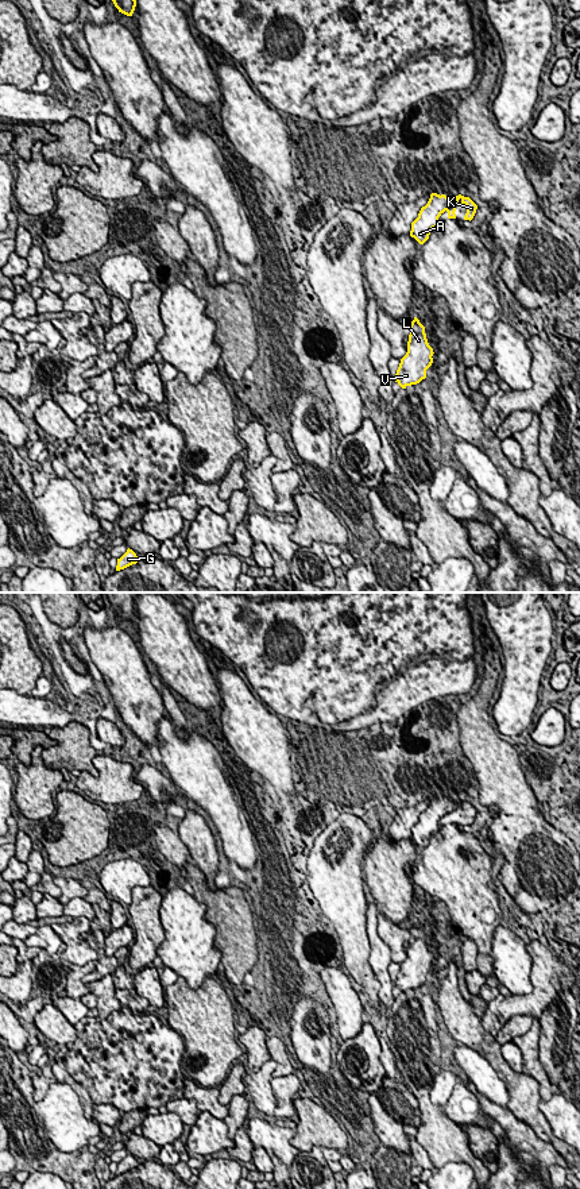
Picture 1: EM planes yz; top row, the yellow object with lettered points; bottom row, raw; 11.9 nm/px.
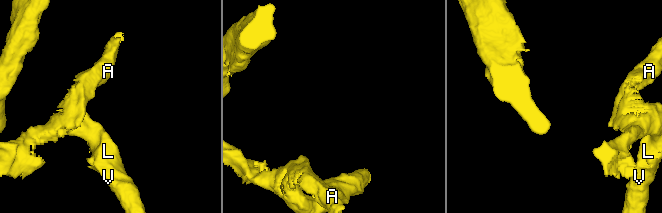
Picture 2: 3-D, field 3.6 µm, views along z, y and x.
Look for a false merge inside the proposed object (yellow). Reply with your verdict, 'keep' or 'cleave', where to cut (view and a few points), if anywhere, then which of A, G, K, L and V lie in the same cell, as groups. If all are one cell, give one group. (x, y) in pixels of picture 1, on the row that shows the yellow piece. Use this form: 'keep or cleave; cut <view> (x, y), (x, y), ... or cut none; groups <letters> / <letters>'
cleave; cut yz (452, 205), (445, 209); groups A G L V / K

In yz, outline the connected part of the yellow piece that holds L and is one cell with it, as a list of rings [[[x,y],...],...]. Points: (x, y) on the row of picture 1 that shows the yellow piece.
[[[417,317],[409,325],[407,352],[401,359],[394,381],[402,387],[417,385],[426,378],[426,370],[433,363],[433,348],[429,345],[425,327]]]

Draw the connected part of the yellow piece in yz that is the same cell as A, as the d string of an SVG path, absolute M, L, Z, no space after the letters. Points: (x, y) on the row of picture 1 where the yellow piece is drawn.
M432 193L428 204L421 208L418 217L411 223L410 236L419 244L424 244L433 228L438 225L438 217L453 204L457 204L464 196L452 196Z

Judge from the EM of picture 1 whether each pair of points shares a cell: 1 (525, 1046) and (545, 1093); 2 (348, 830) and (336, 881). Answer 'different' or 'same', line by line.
1: same
2: same

